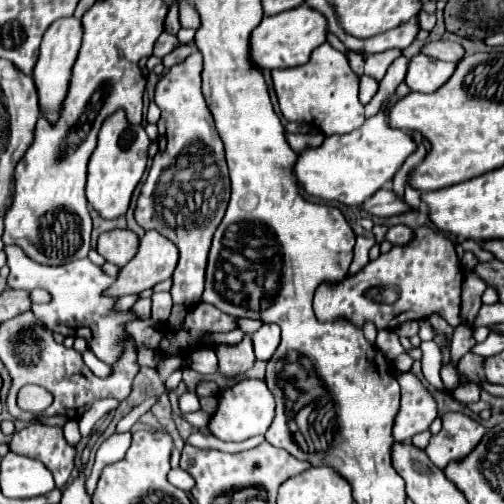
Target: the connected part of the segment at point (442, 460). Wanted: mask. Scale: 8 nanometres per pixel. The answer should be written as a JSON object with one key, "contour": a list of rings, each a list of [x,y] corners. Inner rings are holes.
{"contour":[[[446,412],[442,430],[430,438],[426,454],[438,468],[446,468],[450,460],[464,458],[482,440],[484,432],[486,428],[478,420],[462,412]]]}

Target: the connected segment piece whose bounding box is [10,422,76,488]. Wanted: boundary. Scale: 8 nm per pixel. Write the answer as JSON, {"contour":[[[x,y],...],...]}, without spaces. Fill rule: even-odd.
{"contour":[[[32,422],[24,430],[14,432],[10,450],[40,460],[54,474],[58,488],[64,488],[68,484],[76,450],[64,440],[62,428]]]}

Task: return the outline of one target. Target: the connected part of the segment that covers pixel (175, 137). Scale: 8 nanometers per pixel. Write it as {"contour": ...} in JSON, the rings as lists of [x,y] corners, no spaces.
{"contour":[[[200,52],[170,68],[158,82],[154,102],[162,110],[158,120],[160,152],[152,160],[152,168],[134,210],[134,218],[144,230],[158,230],[180,250],[180,262],[176,266],[174,286],[170,290],[174,304],[184,304],[202,296],[210,242],[220,220],[224,218],[230,200],[230,178],[224,158],[224,144],[214,128],[214,120],[204,102],[200,86]]]}

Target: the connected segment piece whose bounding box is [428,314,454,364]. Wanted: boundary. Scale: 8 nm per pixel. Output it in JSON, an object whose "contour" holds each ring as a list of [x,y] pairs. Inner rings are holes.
{"contour":[[[429,316],[428,320],[433,326],[436,334],[435,342],[440,344],[440,348],[442,348],[442,354],[444,354],[444,364],[450,360],[450,349],[446,347],[446,340],[453,334],[454,328],[452,328],[449,324],[446,324],[440,316]]]}

